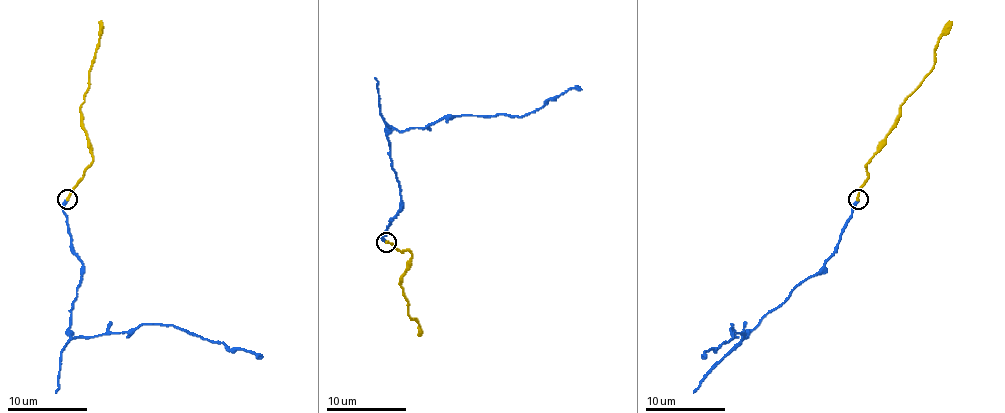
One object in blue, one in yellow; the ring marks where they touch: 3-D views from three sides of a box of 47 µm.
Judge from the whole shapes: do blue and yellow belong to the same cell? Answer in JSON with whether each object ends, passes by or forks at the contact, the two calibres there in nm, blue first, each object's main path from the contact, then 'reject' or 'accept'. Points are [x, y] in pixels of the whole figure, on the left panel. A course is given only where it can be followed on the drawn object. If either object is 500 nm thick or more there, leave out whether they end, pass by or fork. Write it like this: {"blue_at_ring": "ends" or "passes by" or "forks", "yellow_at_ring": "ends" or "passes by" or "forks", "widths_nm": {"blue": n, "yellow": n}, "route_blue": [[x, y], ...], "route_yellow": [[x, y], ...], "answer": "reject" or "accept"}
{"blue_at_ring": "ends", "yellow_at_ring": "ends", "widths_nm": {"blue": 280, "yellow": 240}, "route_blue": [[67, 200], [63, 211], [71, 249], [83, 265], [71, 309], [69, 331], [75, 337], [175, 325], [263, 357]], "route_yellow": [[67, 198], [93, 158], [83, 126], [81, 104], [101, 20]], "answer": "accept"}

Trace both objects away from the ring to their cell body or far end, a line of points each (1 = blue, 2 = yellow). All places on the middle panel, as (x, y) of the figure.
1: (386, 242), (382, 236), (402, 208), (390, 156), (394, 130), (460, 116), (526, 116), (568, 90), (582, 90)
2: (386, 242), (412, 254), (400, 284), (410, 316), (418, 322), (420, 332)

